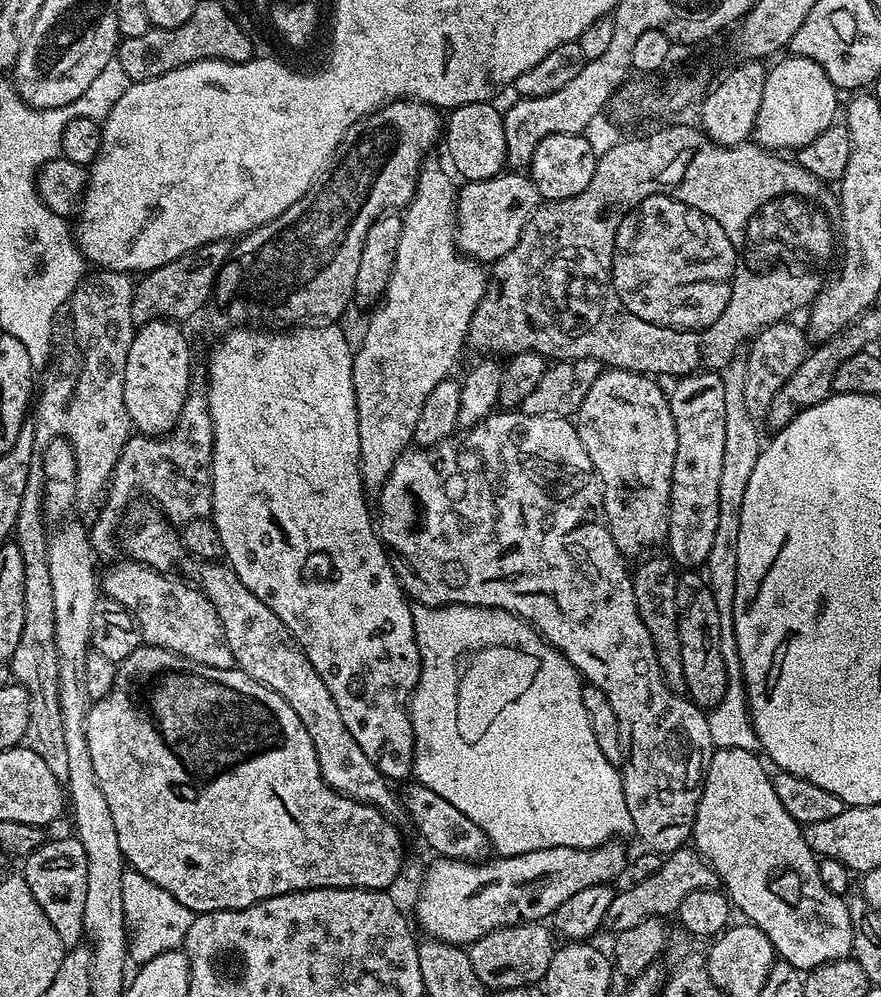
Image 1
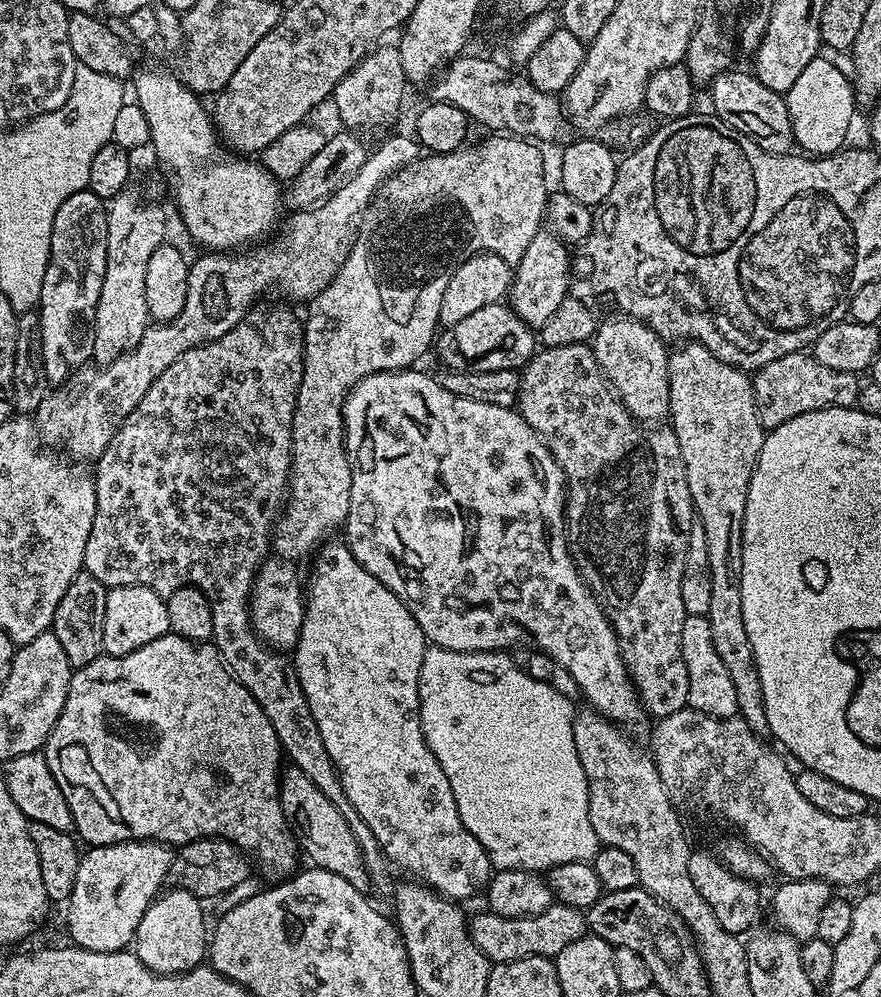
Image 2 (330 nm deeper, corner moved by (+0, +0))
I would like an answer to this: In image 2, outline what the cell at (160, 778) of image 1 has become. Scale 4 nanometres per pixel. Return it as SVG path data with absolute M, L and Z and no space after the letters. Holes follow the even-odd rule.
M169 634L158 638L154 642L150 642L146 646L142 646L142 650L134 650L134 654L126 654L125 656L103 655L98 657L94 662L87 664L86 667L75 669L72 674L72 681L70 682L70 690L66 694L66 706L62 706L62 714L58 718L54 730L49 734L47 742L44 743L42 751L46 762L50 766L50 774L54 774L54 782L58 782L58 787L61 788L62 795L66 797L66 806L70 806L70 814L74 818L75 835L81 841L84 839L86 842L85 845L117 844L118 842L126 842L127 840L156 840L160 844L179 846L194 842L202 836L219 836L221 840L231 840L232 843L237 844L255 863L257 860L266 871L273 872L276 878L288 878L297 871L296 852L298 856L298 841L293 829L290 827L289 821L284 815L282 802L280 801L280 777L282 775L282 763L280 764L280 760L282 761L282 747L280 739L274 730L274 726L270 724L270 718L266 716L262 710L262 706L254 698L254 694L250 694L250 690L246 690L246 686L242 686L233 678L232 673L225 668L224 660L220 657L220 652L216 649L216 645L211 642L197 642Z

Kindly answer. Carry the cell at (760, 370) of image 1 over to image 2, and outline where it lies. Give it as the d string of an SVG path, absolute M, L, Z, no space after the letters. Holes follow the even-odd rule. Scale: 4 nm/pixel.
M804 350L774 358L774 362L762 366L752 376L754 402L760 415L760 425L765 430L782 426L782 422L790 422L790 418L798 418L798 414L814 410L854 408L861 387L862 380L857 373L830 370L830 366L822 366L822 362Z

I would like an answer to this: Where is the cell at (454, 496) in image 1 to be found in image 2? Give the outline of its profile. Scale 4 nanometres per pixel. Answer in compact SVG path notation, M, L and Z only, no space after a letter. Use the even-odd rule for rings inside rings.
M416 371L379 372L367 376L352 388L344 400L344 449L348 451L348 461L352 467L346 543L354 558L408 607L418 626L422 626L422 634L429 645L459 652L498 652L507 649L507 644L519 642L521 628L532 635L532 640L536 643L533 645L539 651L554 658L566 666L570 674L574 674L574 682L578 682L581 697L607 720L629 726L628 724L636 724L640 719L645 719L644 705L640 702L640 696L632 684L632 676L624 664L620 639L608 621L604 605L580 577L572 560L566 531L566 485L560 463L544 439L521 418L519 411L490 406L486 402L474 402L470 398L458 398L458 394L450 394L450 390L443 388L435 375L427 376L424 372Z

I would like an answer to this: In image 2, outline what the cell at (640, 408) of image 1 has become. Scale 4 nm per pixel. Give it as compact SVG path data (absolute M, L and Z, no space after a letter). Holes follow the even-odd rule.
M617 315L617 320L608 320L599 325L590 347L598 358L598 366L604 371L604 379L612 385L622 403L635 420L660 422L668 416L670 402L670 374L665 341L660 339L650 326L631 316Z

